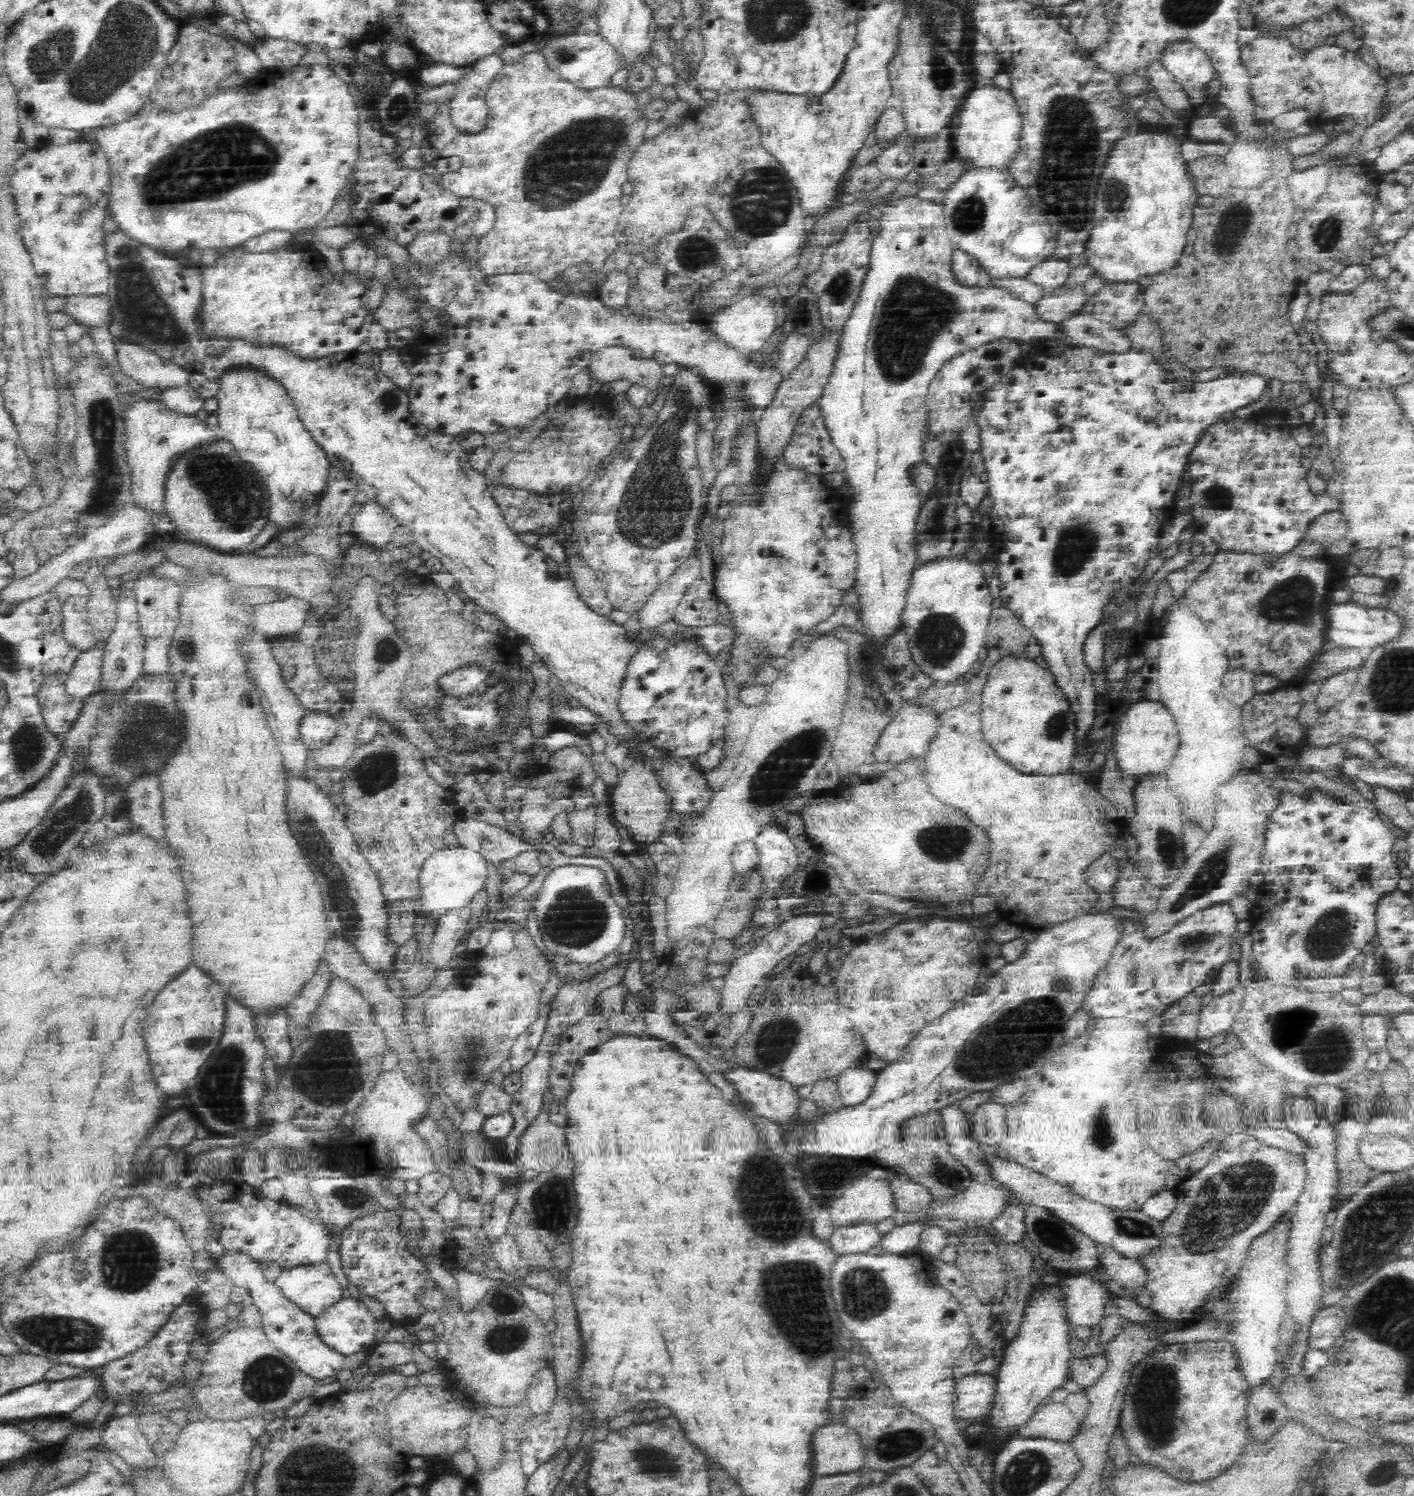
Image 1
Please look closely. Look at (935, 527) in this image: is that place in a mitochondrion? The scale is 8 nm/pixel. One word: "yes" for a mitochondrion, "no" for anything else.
yes

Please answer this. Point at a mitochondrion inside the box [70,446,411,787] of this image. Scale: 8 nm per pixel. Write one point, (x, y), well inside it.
(234, 496)

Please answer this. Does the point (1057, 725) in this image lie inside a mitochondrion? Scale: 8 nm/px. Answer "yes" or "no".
yes

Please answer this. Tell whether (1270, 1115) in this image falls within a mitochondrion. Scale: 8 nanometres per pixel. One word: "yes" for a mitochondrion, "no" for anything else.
no

